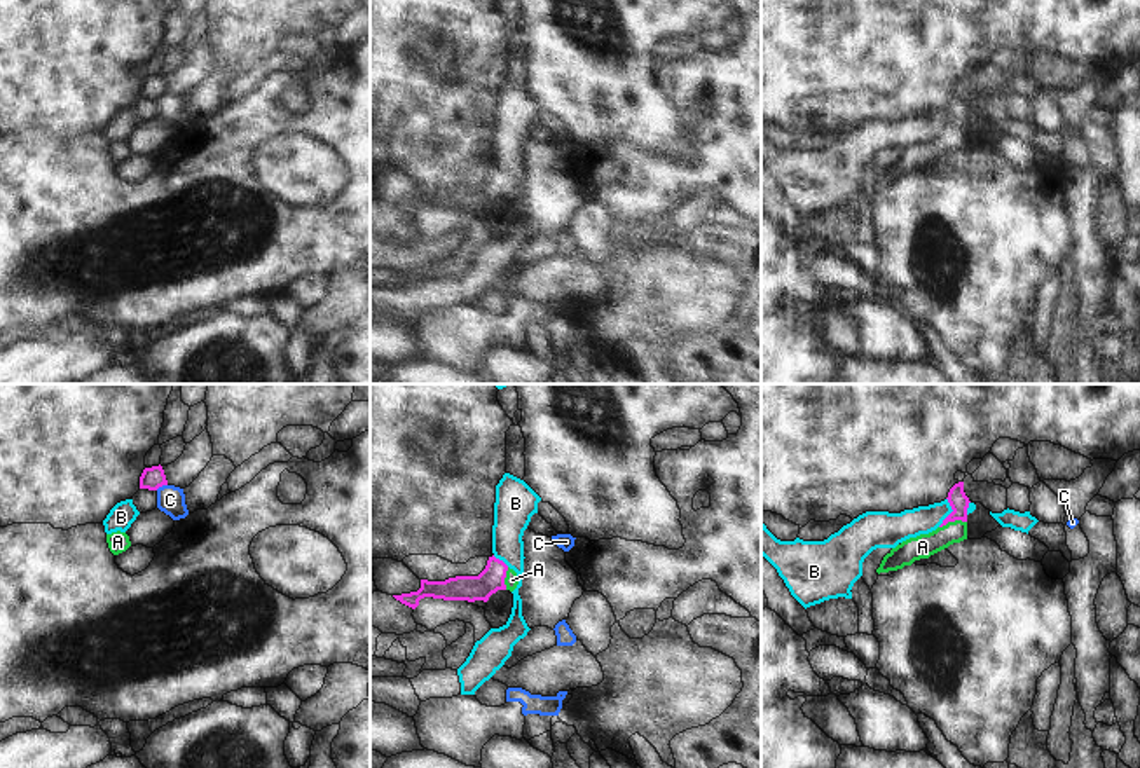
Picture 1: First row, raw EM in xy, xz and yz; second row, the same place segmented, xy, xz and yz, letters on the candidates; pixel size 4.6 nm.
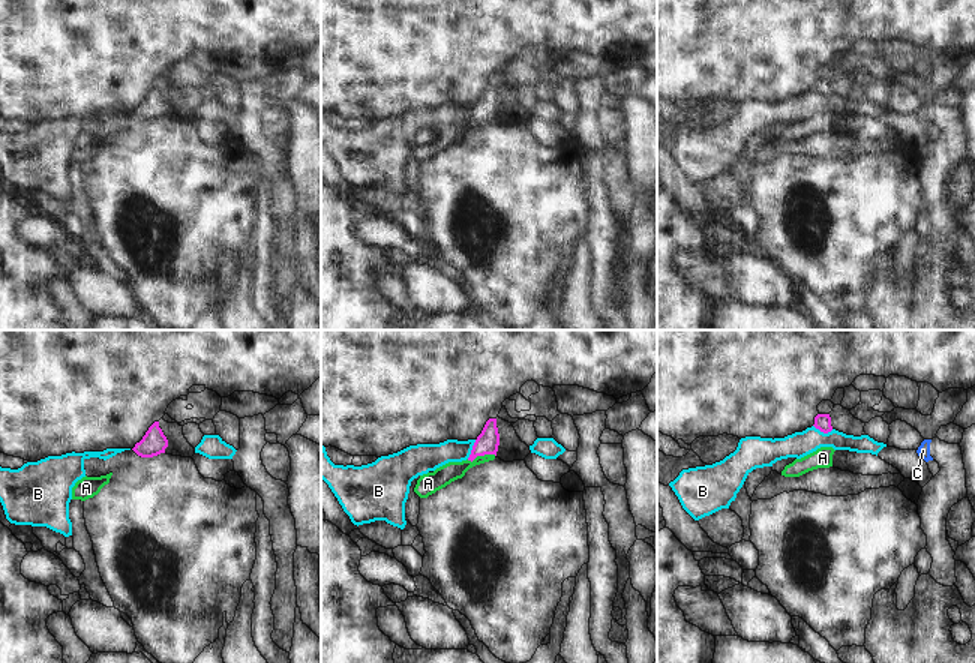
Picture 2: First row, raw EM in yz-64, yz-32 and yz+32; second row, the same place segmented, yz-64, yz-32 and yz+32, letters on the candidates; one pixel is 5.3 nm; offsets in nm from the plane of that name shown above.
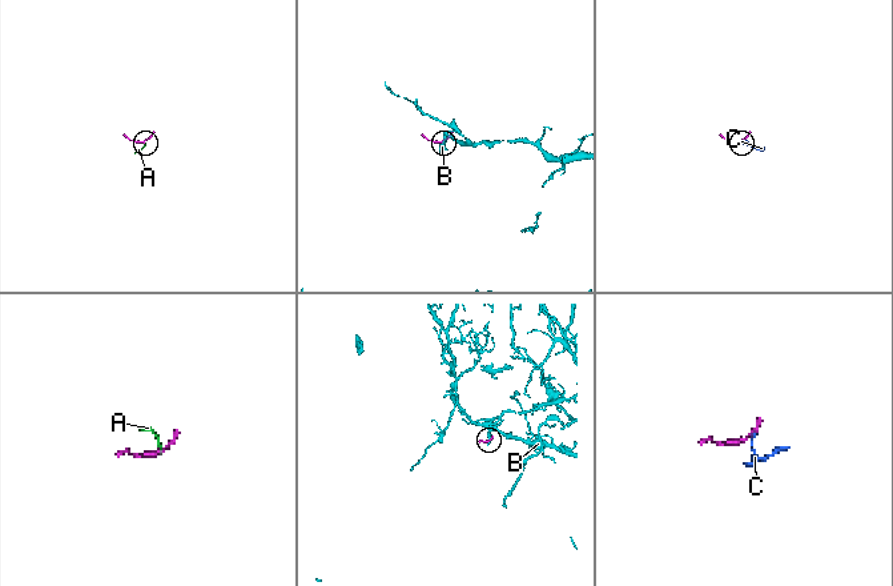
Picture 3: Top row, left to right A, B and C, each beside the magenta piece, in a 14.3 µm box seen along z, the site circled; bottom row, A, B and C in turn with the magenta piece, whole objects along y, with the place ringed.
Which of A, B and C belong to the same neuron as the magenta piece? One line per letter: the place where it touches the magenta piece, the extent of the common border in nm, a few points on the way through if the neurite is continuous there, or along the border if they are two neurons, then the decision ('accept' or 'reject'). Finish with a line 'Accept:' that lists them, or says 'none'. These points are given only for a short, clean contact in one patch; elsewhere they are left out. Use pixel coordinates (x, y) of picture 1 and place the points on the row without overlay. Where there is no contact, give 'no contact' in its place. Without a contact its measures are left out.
A: contact yz (952, 130); length 130 nm; way yz (959, 110), (959, 123), (952, 130), (934, 150), (922, 156); accept
B: contact yz (952, 121); length 140 nm; border yz (947, 107), (952, 121), (938, 135); reject
C: contact xy (161, 95); length 60 nm; border xy (166, 93), (156, 98); reject
Accept: A

